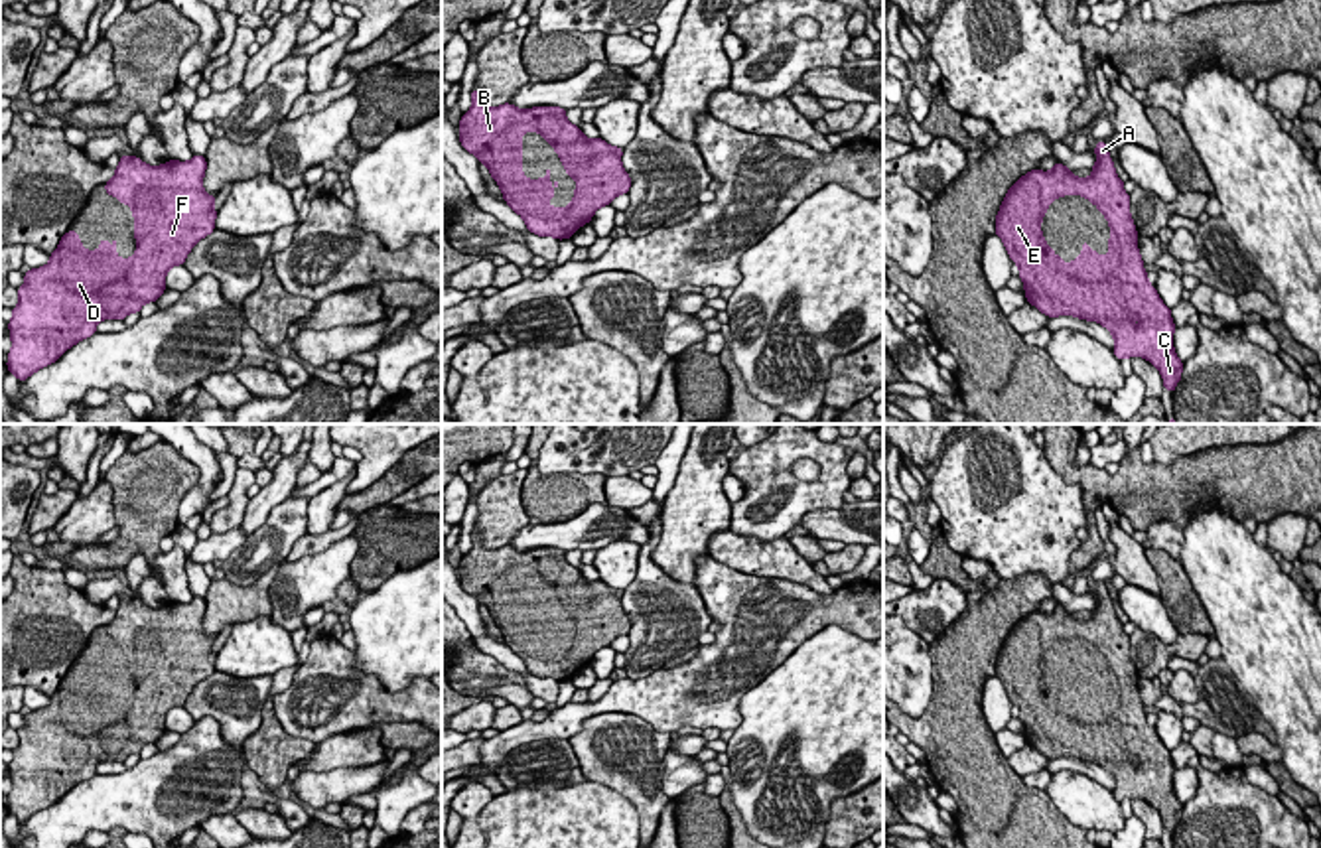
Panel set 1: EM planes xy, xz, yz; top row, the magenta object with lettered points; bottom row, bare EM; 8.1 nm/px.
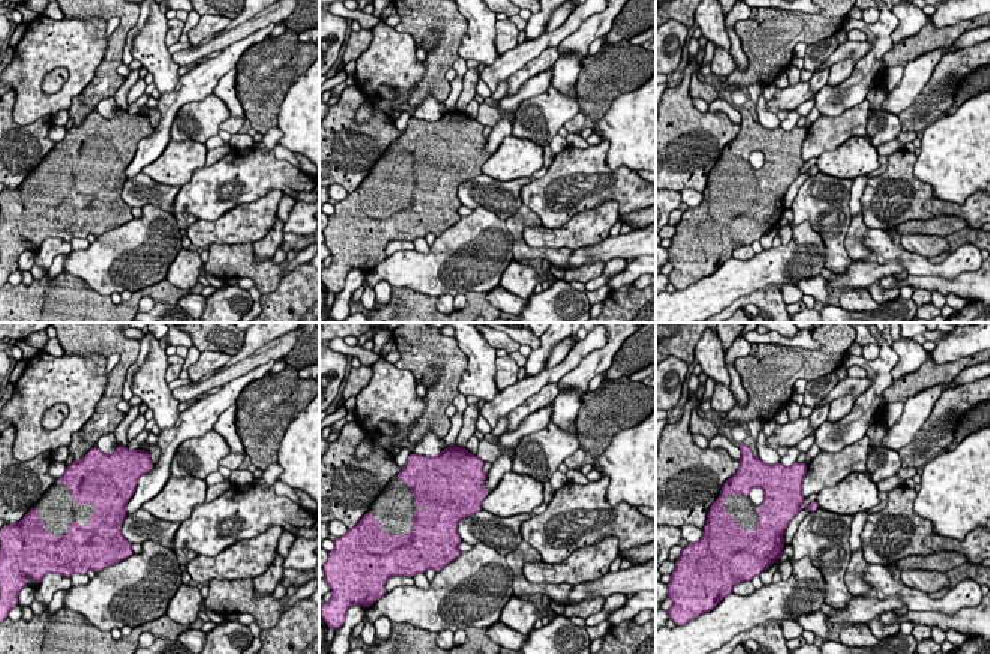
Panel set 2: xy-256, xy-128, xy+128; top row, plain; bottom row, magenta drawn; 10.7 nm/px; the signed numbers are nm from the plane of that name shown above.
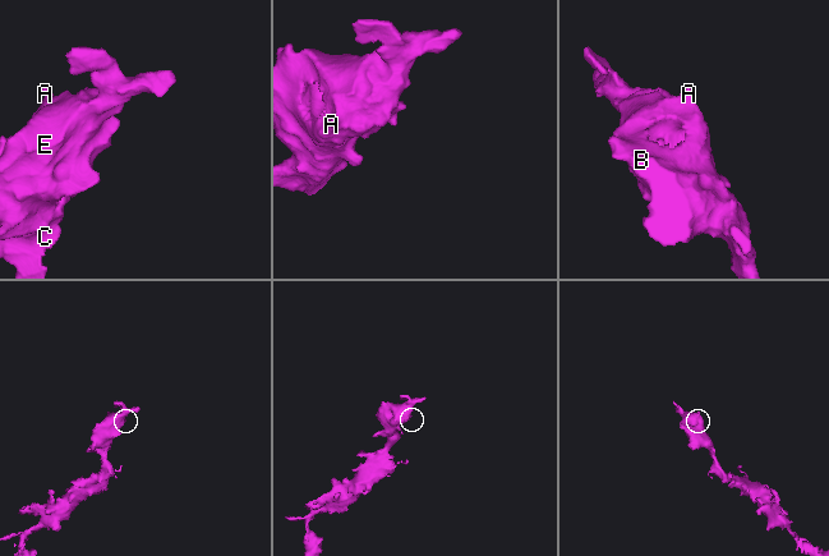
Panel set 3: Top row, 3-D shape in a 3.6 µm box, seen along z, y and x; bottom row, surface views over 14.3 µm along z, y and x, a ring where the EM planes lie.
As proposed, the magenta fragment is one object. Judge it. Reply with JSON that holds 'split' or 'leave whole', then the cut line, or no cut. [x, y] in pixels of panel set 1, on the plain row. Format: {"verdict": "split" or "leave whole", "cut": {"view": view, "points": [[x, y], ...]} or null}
{"verdict": "leave whole", "cut": null}

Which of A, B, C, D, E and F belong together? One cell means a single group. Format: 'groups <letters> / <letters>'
groups A B C D E F

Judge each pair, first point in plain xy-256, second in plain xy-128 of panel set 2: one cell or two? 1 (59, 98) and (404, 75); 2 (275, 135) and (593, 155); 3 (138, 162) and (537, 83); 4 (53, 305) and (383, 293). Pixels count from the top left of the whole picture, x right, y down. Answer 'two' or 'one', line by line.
1: one
2: one
3: one
4: two

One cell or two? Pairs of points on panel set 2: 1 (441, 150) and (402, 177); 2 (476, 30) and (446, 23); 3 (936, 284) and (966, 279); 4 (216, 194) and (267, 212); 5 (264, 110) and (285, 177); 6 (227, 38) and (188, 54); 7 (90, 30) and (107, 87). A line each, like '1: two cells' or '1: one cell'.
1: one cell
2: two cells
3: one cell
4: two cells
5: two cells
6: one cell
7: two cells

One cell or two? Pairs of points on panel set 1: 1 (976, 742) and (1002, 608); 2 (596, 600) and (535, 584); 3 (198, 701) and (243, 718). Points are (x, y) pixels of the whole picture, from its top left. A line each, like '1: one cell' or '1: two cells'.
1: one cell
2: one cell
3: one cell

